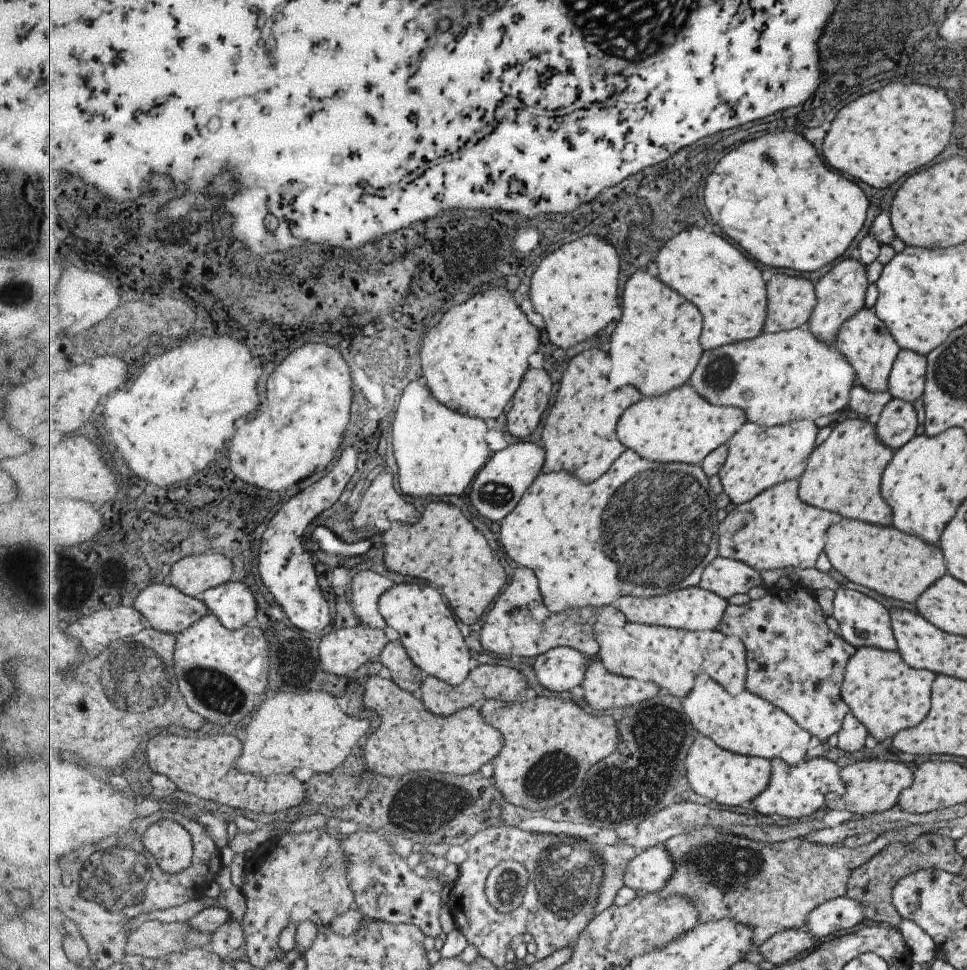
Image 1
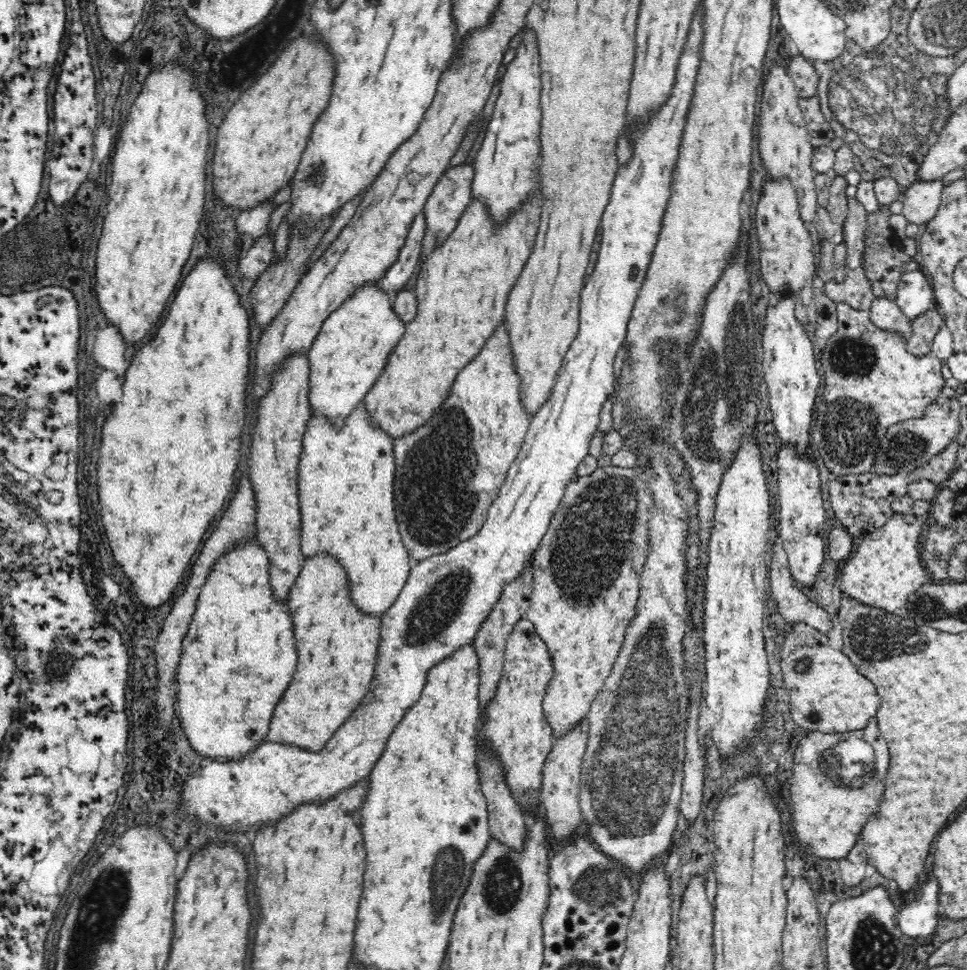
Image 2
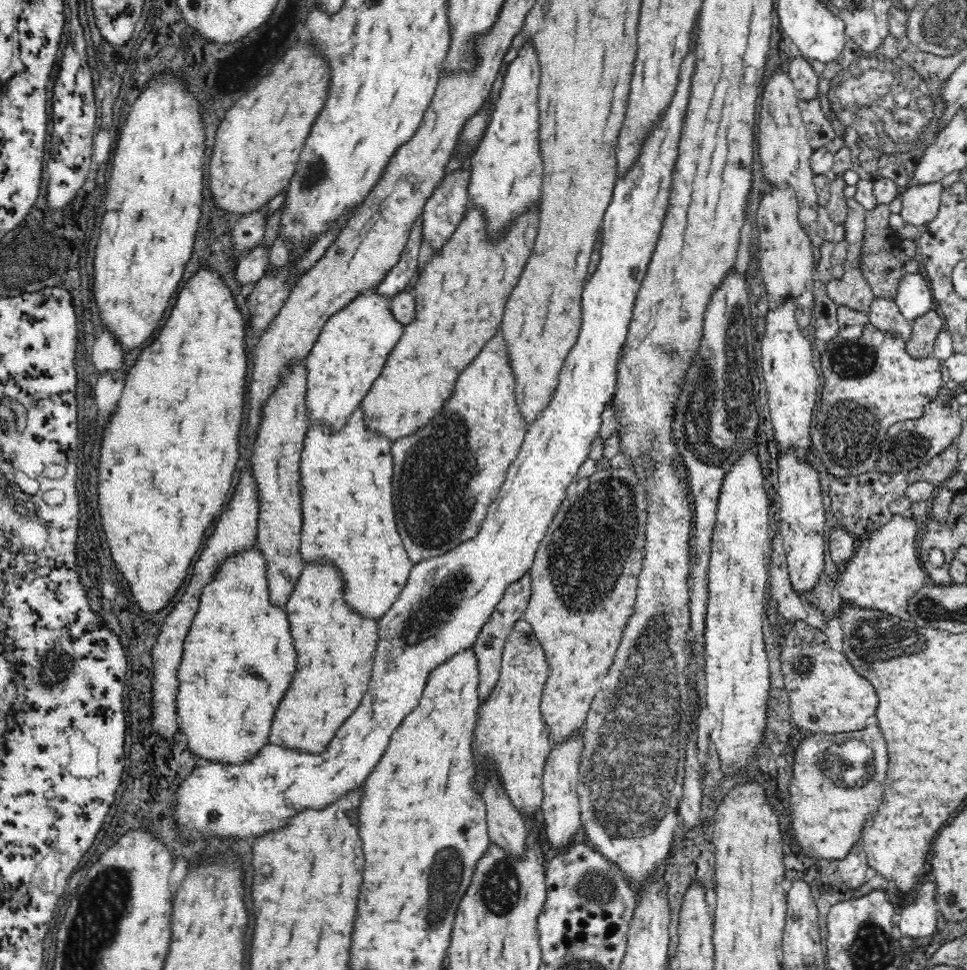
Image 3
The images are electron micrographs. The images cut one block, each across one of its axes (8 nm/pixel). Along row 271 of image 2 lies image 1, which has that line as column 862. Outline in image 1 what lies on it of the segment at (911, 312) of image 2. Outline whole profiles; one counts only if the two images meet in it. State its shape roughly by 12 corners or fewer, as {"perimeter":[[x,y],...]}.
{"perimeter":[[855,900],[812,909],[804,929],[815,939],[865,922]]}

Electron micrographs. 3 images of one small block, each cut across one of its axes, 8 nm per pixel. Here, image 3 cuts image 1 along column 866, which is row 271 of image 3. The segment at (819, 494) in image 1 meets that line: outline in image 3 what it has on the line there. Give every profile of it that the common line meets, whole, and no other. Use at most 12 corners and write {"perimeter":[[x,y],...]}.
{"perimeter":[[468,209],[361,402],[394,442],[439,414],[498,330],[540,209],[490,243]]}

